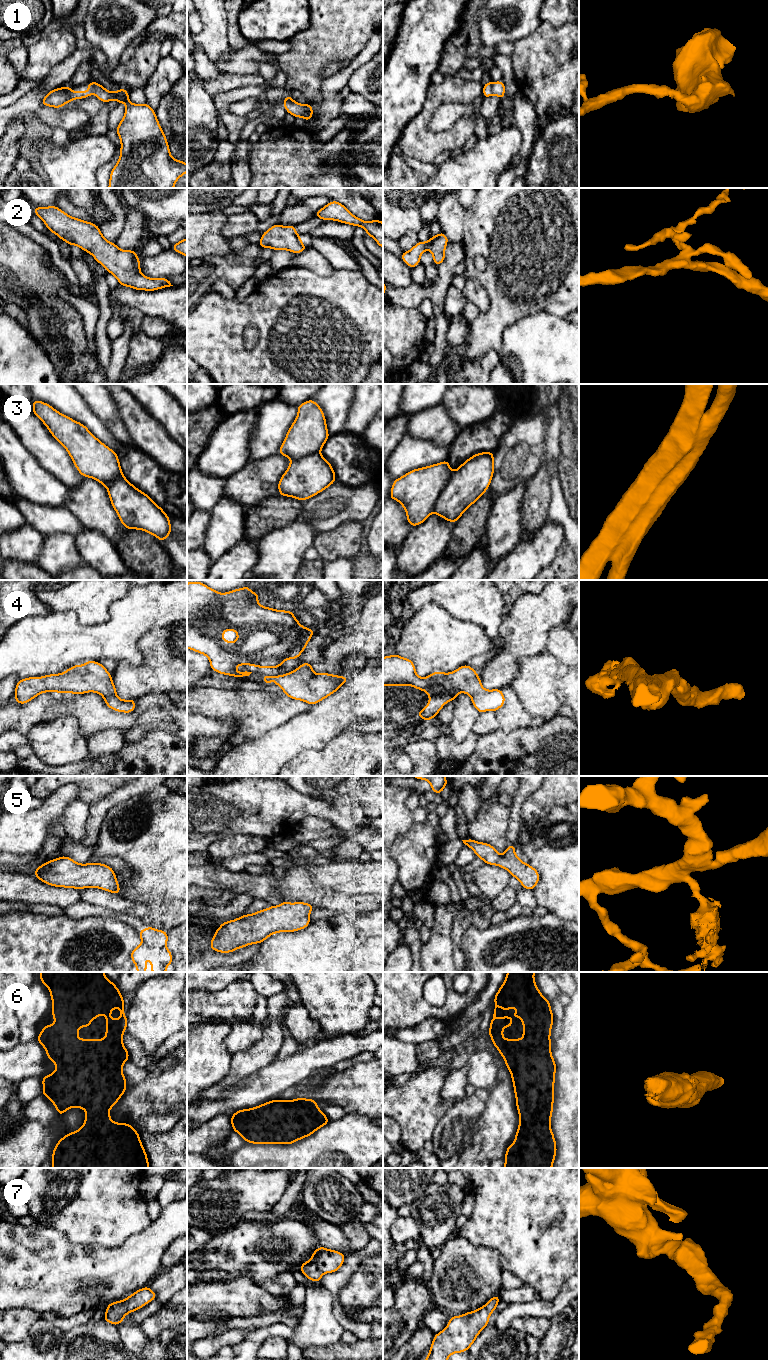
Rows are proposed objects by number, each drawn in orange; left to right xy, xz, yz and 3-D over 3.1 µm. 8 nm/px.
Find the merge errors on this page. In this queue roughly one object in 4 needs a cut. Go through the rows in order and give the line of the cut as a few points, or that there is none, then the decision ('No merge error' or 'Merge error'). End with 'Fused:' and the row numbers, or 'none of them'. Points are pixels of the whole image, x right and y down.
1: No split. No merge error
2: No split. No merge error
3: Split along yz (452, 472), (450, 480), (437, 499), (432, 511). Merge error
4: No split. No merge error
5: No split. No merge error
6: No split. No merge error
7: No split. No merge error
Fused: 3

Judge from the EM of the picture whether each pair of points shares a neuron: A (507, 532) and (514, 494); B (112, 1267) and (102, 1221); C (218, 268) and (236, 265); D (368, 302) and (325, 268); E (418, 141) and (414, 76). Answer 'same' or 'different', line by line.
A: same
B: different
C: same
D: different
E: different

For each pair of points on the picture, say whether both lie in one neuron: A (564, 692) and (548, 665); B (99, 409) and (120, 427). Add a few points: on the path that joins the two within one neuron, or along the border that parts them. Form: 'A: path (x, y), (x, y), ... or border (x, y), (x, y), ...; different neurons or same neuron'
A: border (568, 670), (557, 683), (557, 698), (561, 704); different neurons
B: path (104, 411), (115, 422); same neuron

